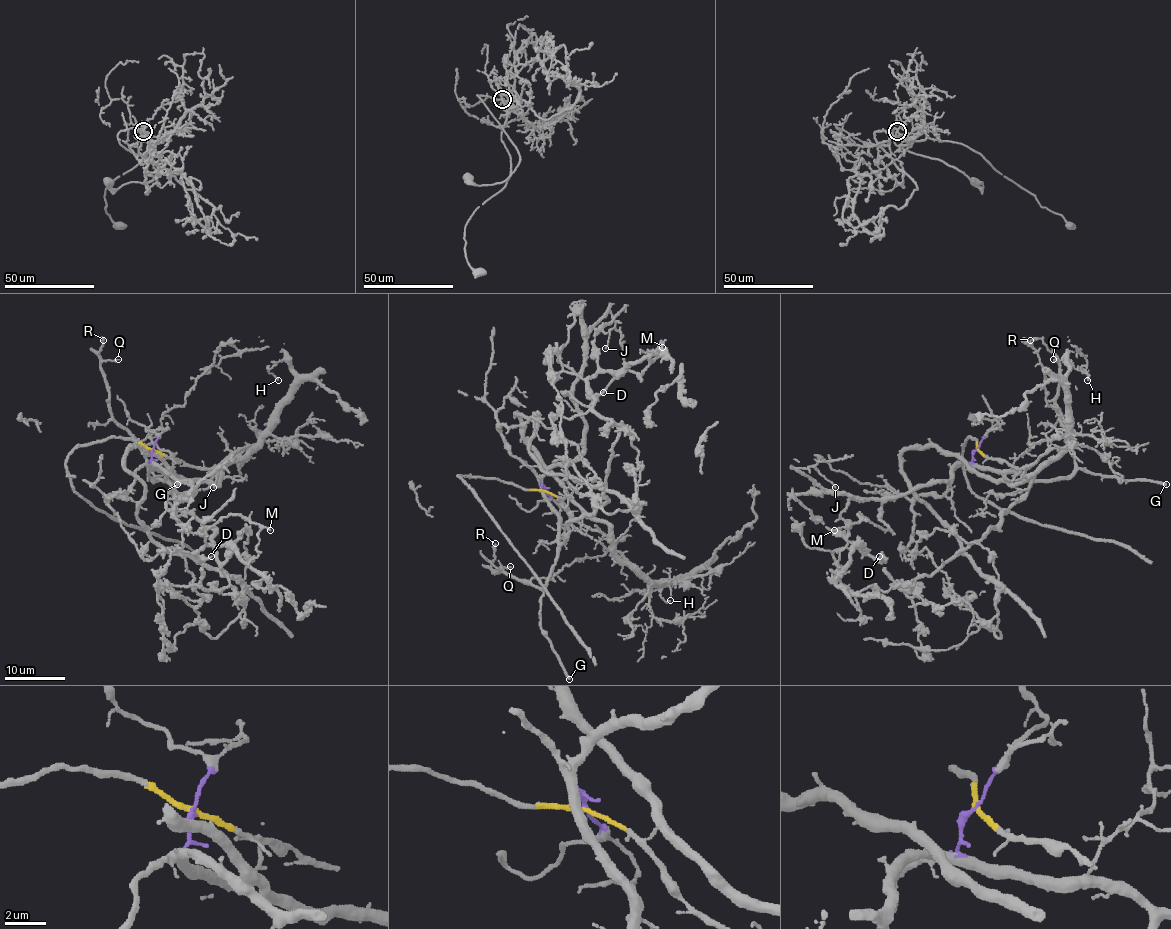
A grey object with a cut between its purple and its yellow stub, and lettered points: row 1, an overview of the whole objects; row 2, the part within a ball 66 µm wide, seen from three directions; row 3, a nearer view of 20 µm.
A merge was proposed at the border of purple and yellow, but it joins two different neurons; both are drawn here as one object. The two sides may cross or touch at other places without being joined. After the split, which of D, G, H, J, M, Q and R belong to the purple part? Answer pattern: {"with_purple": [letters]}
{"with_purple": ["D", "G", "J", "M", "Q", "R"]}

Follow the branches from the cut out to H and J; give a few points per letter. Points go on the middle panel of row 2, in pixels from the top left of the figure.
H: (544, 490), (579, 522), (600, 531), (643, 576), (687, 579), (670, 583), (659, 593), (670, 601)
J: (544, 490), (542, 476), (582, 450), (573, 382), (583, 340), (609, 312), (615, 324), (605, 349)

